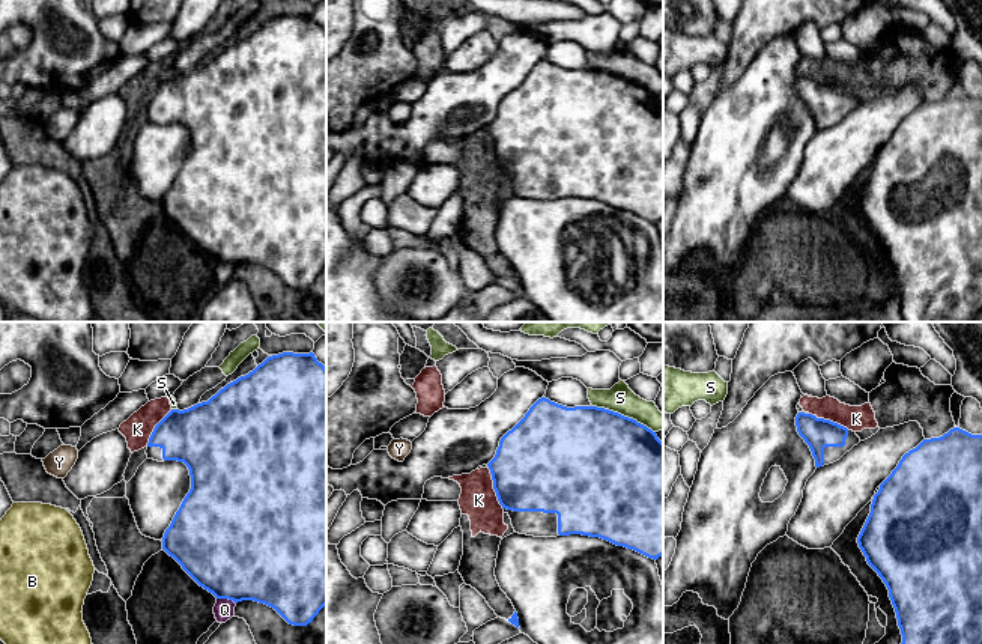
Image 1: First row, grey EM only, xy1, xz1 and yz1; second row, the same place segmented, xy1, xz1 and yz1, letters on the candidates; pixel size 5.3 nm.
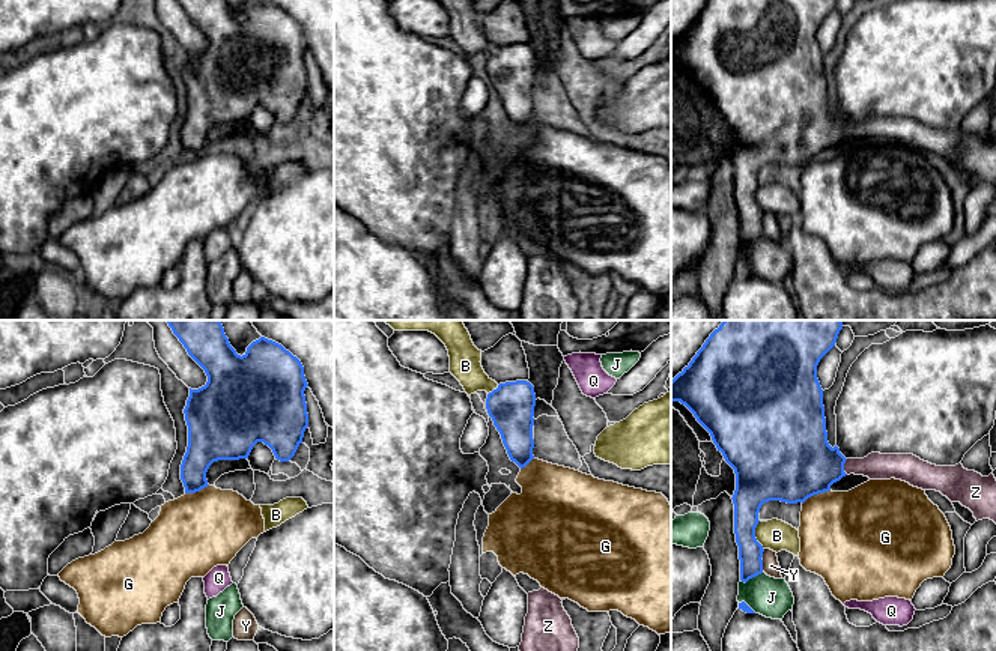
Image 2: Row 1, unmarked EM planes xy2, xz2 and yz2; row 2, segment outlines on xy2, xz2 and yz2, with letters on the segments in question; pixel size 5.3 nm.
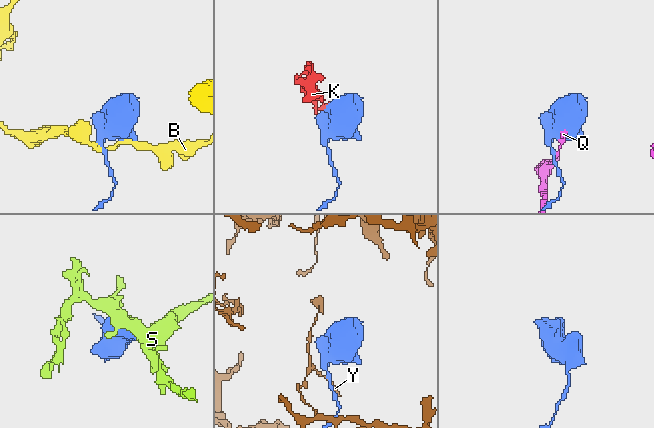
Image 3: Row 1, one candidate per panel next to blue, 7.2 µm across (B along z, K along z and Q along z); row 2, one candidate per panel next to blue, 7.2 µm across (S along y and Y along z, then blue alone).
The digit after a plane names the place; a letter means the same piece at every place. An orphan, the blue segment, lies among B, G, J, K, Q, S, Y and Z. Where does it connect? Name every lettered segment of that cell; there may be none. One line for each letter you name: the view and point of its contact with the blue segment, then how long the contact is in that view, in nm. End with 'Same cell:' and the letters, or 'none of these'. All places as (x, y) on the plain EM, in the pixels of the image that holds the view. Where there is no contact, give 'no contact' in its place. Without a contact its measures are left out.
Z: yz2 (843, 130) | 90 nm
Same cell: Z

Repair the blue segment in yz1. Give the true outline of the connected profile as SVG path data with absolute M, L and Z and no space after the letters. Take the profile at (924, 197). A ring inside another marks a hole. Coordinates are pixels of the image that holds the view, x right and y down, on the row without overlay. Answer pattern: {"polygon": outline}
{"polygon": "M953 90L940 101L923 102L916 111L905 116L874 158L871 176L857 200L857 206L868 227L889 253L902 298L902 322L934 322L938 317L971 322L982 311L982 98L971 98Z"}

